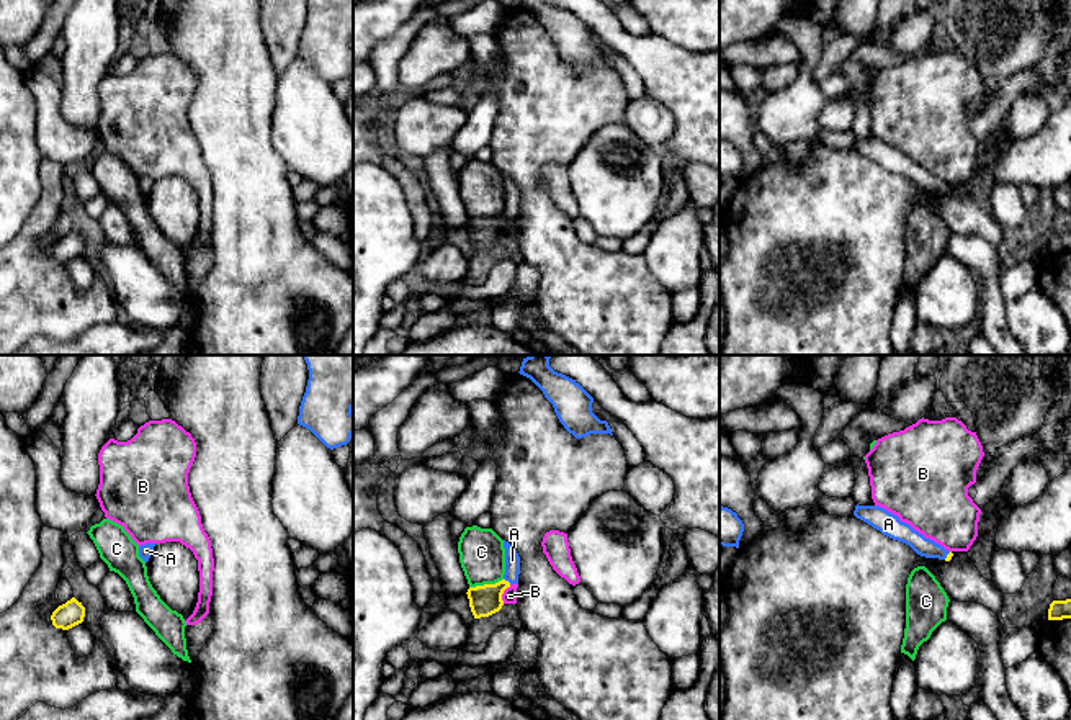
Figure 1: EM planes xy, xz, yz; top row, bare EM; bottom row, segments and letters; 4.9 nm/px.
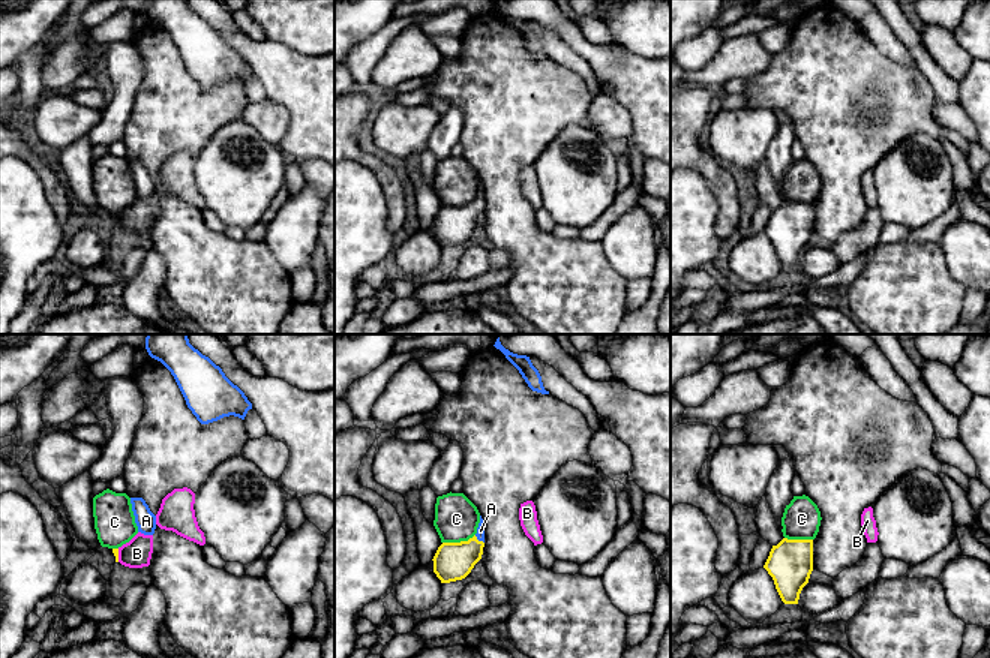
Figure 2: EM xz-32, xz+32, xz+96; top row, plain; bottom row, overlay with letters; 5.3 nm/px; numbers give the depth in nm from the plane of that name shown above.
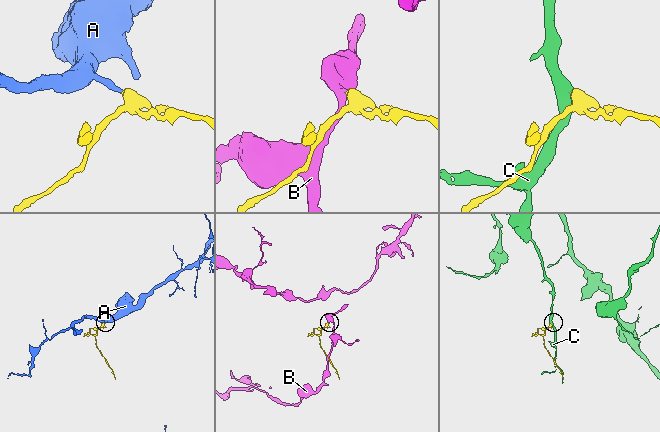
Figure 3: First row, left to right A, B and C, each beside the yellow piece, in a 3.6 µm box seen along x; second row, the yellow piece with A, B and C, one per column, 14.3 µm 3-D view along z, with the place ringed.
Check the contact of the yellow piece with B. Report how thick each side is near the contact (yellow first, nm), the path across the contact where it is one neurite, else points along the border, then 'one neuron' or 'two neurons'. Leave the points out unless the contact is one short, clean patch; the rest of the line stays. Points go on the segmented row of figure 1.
calibres 150 and 70 nm; border xz (510, 584), (502, 594), (502, 602); two neurons

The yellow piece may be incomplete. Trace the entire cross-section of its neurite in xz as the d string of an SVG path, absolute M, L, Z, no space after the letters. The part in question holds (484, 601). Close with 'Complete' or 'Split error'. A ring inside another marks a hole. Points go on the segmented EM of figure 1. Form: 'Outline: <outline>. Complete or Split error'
Outline: M504 540L505 548L505 574L495 584L484 584L468 589L469 607L474 619L489 617L499 612L504 605L502 594L512 584L518 584L520 556L517 550Z. Split error

